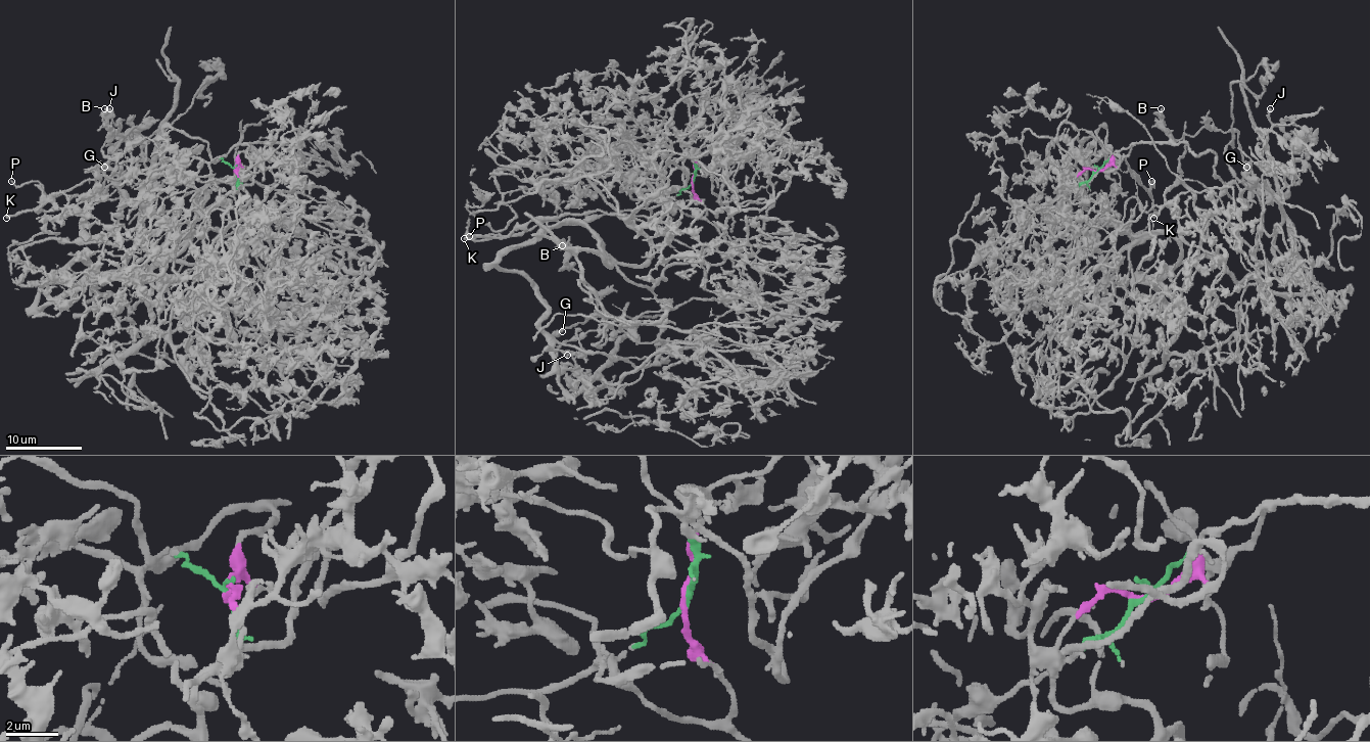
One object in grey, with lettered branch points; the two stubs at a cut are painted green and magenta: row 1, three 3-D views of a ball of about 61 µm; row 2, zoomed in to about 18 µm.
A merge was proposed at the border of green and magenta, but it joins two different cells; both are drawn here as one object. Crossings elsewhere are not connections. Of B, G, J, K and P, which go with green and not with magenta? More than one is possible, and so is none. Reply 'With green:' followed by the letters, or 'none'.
With green: K, P

